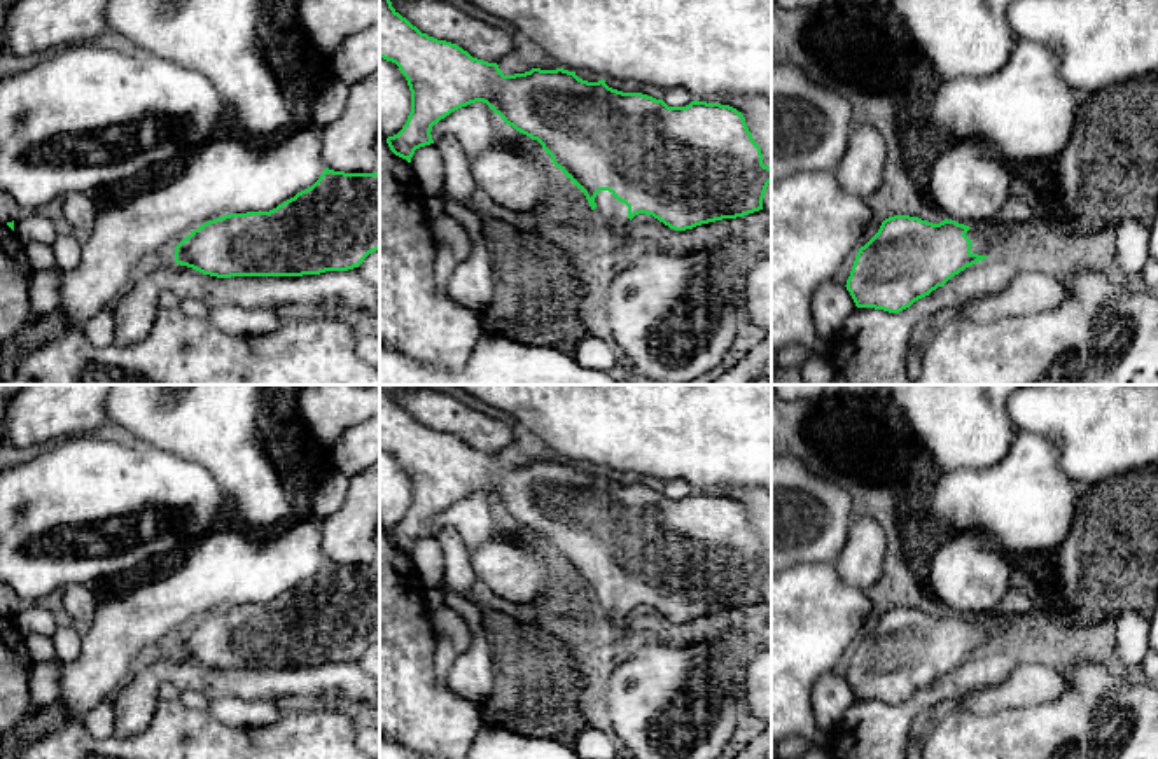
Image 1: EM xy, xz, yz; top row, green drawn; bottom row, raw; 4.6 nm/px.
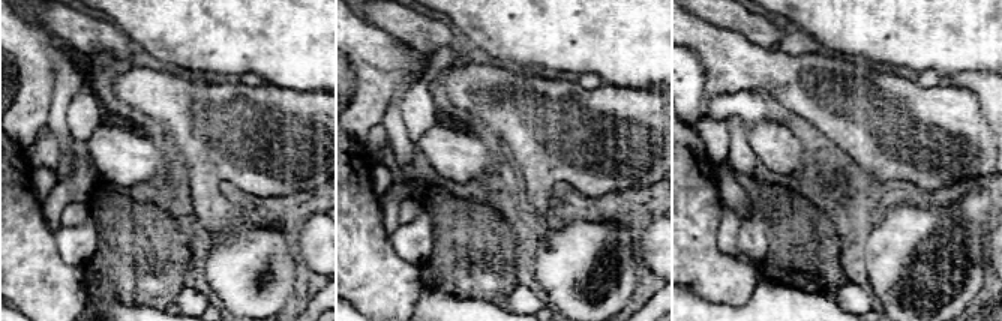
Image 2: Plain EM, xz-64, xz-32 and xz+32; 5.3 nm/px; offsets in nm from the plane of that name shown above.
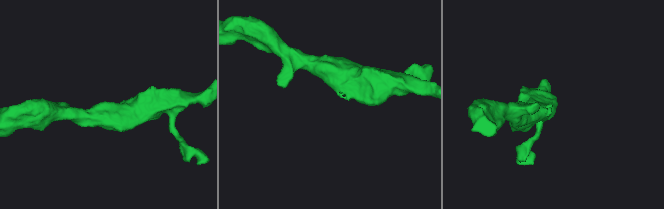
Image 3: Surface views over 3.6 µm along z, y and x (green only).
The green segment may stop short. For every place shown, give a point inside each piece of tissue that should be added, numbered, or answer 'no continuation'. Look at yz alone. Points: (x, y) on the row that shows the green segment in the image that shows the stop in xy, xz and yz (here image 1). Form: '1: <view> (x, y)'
1: yz (989, 240)

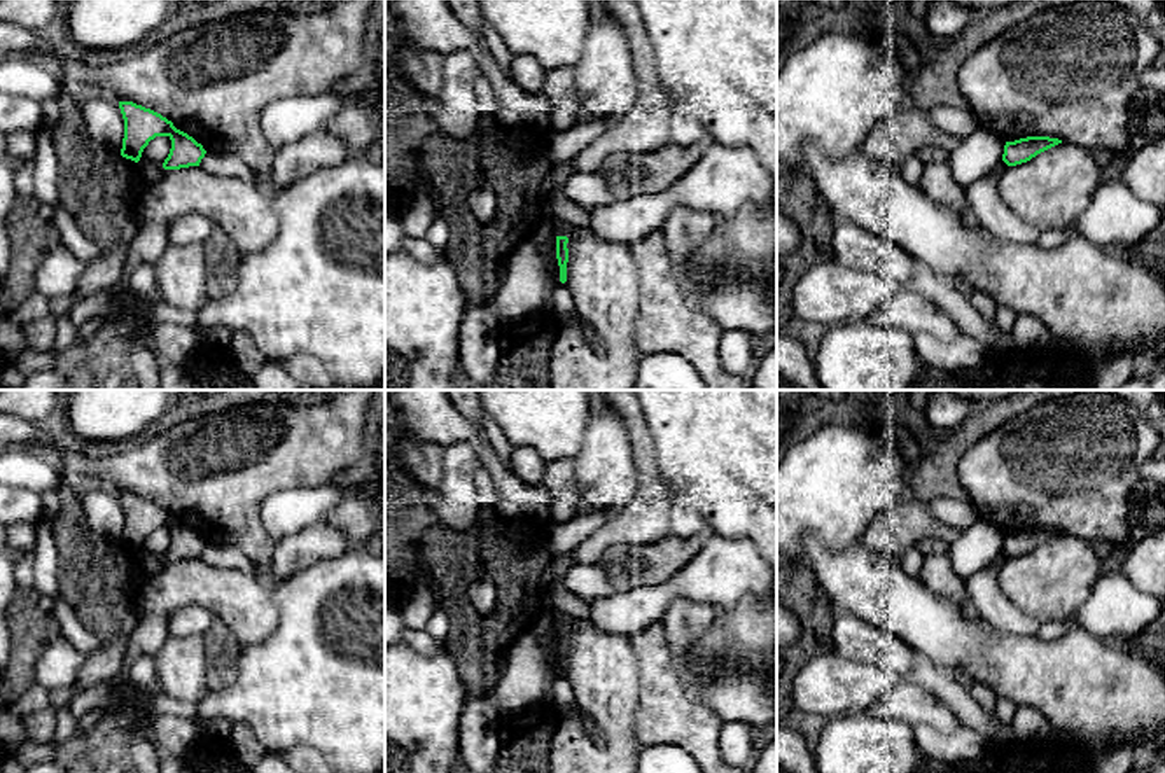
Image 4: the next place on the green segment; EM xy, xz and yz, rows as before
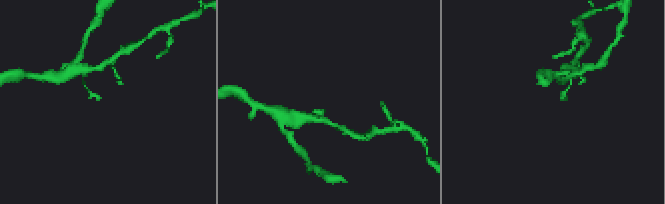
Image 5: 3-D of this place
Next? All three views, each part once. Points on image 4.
no continuation

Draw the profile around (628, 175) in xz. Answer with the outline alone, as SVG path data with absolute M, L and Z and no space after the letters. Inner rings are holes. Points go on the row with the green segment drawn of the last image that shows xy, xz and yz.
M705 135L693 145L668 145L659 150L631 154L612 152L598 166L616 199L658 194L682 178L712 143Z

